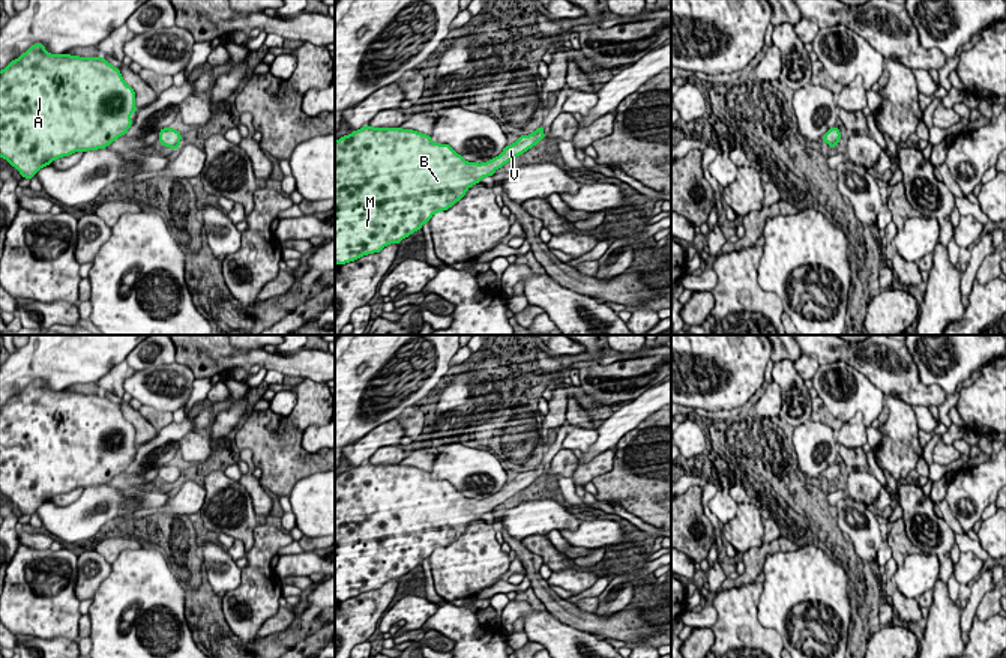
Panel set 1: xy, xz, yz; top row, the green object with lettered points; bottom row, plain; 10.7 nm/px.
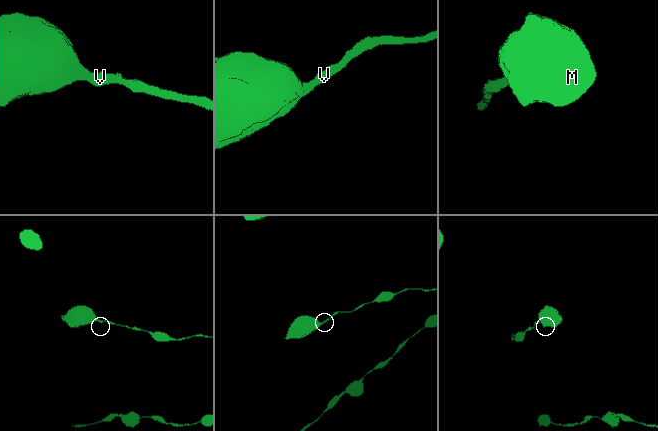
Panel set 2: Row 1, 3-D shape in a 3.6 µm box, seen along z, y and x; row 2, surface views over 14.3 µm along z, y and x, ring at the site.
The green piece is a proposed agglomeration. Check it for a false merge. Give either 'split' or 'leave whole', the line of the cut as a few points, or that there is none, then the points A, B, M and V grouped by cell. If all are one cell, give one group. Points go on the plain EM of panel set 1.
leave whole; no cut; A B M V

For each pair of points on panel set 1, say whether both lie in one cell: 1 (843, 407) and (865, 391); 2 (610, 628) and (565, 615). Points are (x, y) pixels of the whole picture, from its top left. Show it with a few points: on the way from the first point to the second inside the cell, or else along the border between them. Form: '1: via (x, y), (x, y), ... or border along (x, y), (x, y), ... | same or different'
1: via (849, 401), (859, 394) | same
2: via (599, 625), (575, 618) | same

